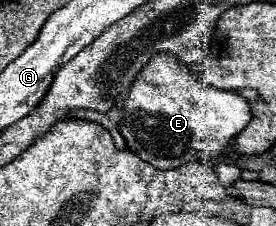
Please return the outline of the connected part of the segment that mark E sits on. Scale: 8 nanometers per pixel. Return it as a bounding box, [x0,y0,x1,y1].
[119,51,251,169]

